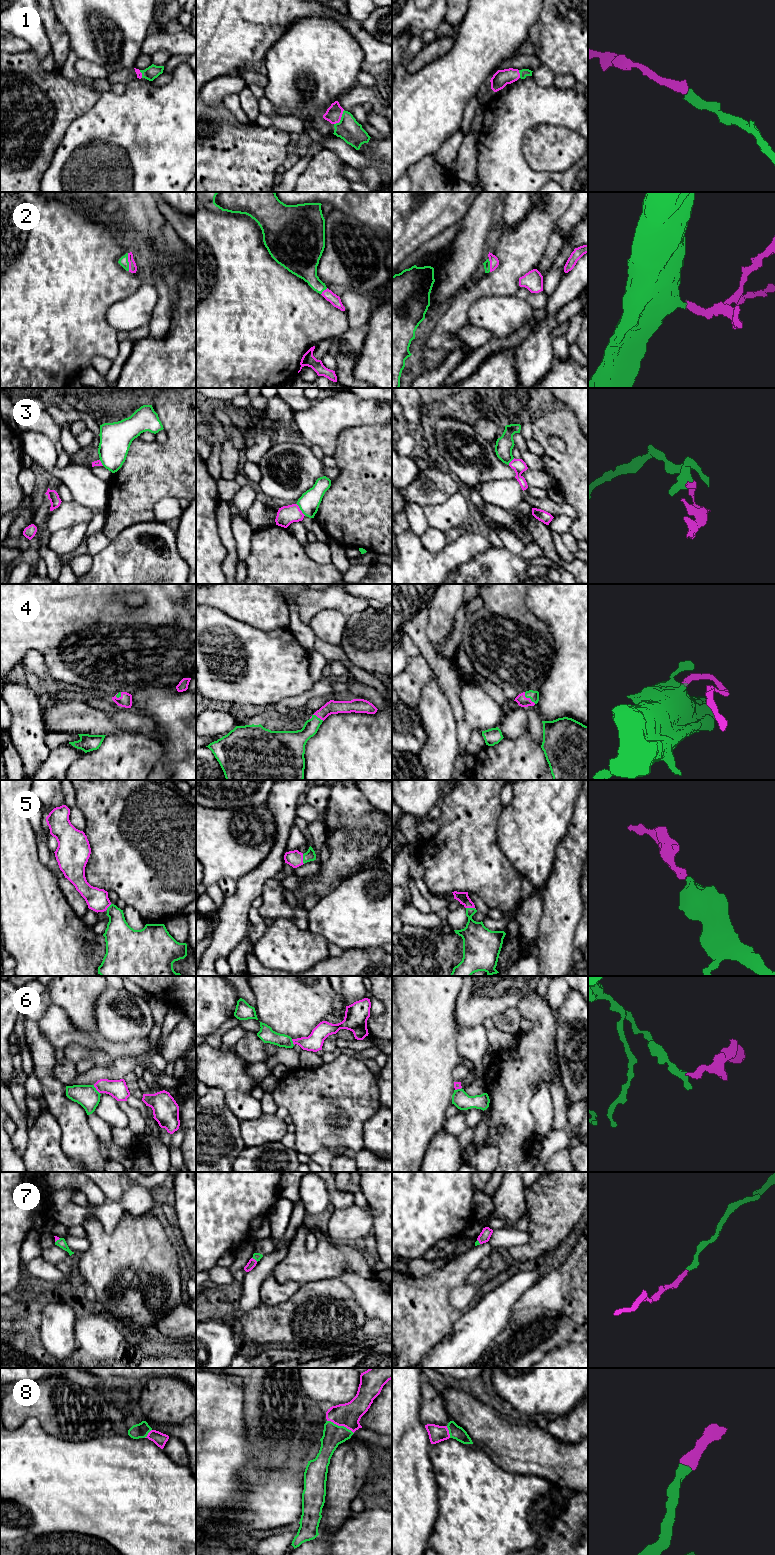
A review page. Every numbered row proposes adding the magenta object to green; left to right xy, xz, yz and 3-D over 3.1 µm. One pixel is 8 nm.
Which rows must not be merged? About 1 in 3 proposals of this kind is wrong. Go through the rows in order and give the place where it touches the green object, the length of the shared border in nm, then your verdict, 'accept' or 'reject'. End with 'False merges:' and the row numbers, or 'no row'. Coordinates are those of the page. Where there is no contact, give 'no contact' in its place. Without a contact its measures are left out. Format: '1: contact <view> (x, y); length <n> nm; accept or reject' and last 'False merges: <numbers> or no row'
1: contact xz (341, 118); length 150 nm; accept
2: contact xy (128, 262); length 140 nm; accept
3: contact xz (300, 509); length 130 nm; reject
4: contact yz (528, 697); length 130 nm; accept
5: contact xz (303, 859); length 80 nm; accept
6: contact xy (95, 1089); length 90 nm; reject
7: contact xz (255, 1259); length 60 nm; accept
8: contact xz (340, 1426); length 240 nm; accept
False merges: 3, 6

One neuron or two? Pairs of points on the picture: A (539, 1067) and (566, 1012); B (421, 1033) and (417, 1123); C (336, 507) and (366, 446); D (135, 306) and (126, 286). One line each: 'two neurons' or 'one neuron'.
A: two neurons
B: one neuron
C: one neuron
D: two neurons

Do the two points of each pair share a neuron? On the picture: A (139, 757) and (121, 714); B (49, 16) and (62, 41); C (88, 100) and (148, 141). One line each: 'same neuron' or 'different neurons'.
A: different neurons
B: same neuron
C: different neurons

